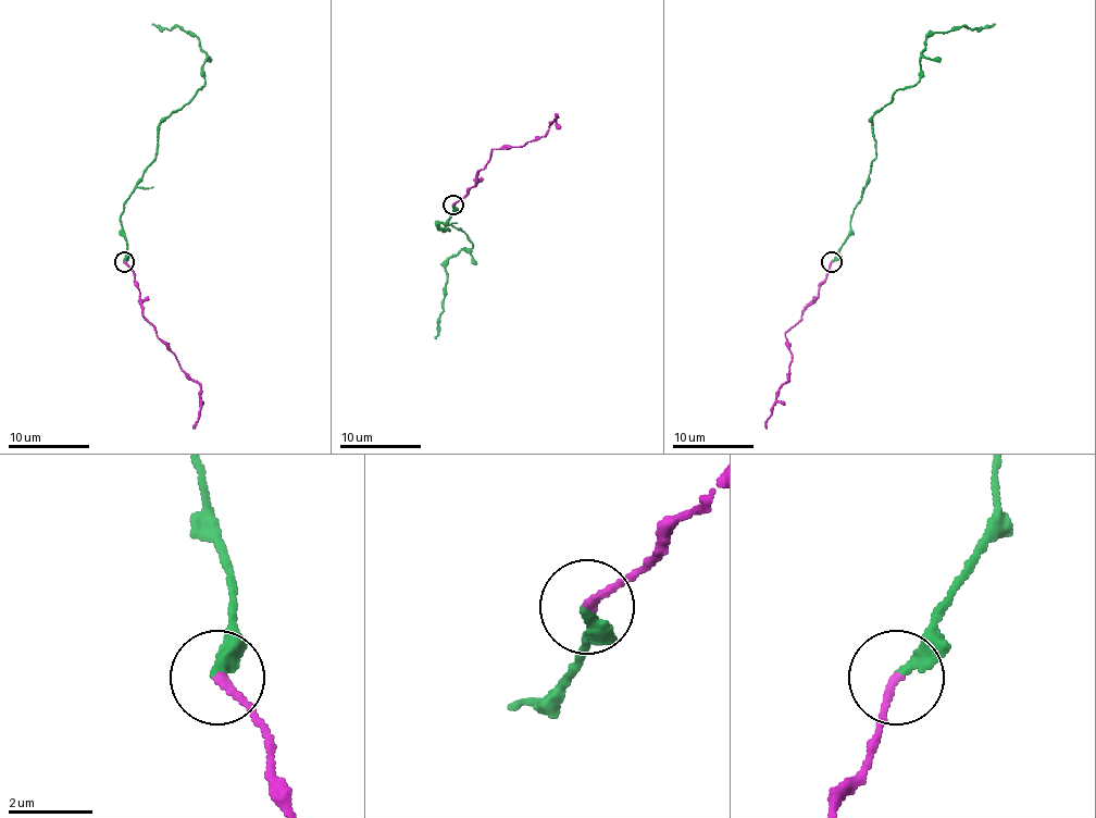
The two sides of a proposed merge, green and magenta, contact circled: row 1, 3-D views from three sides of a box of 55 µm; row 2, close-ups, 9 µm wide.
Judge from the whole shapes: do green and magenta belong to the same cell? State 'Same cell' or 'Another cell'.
Same cell

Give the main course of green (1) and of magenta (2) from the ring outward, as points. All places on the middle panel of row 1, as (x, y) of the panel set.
1: (453, 203), (438, 231), (449, 231), (436, 226), (444, 222), (462, 228), (472, 245), (448, 259), (435, 338)
2: (453, 203), (476, 186), (481, 172), (494, 149), (535, 141), (557, 119), (556, 114)

